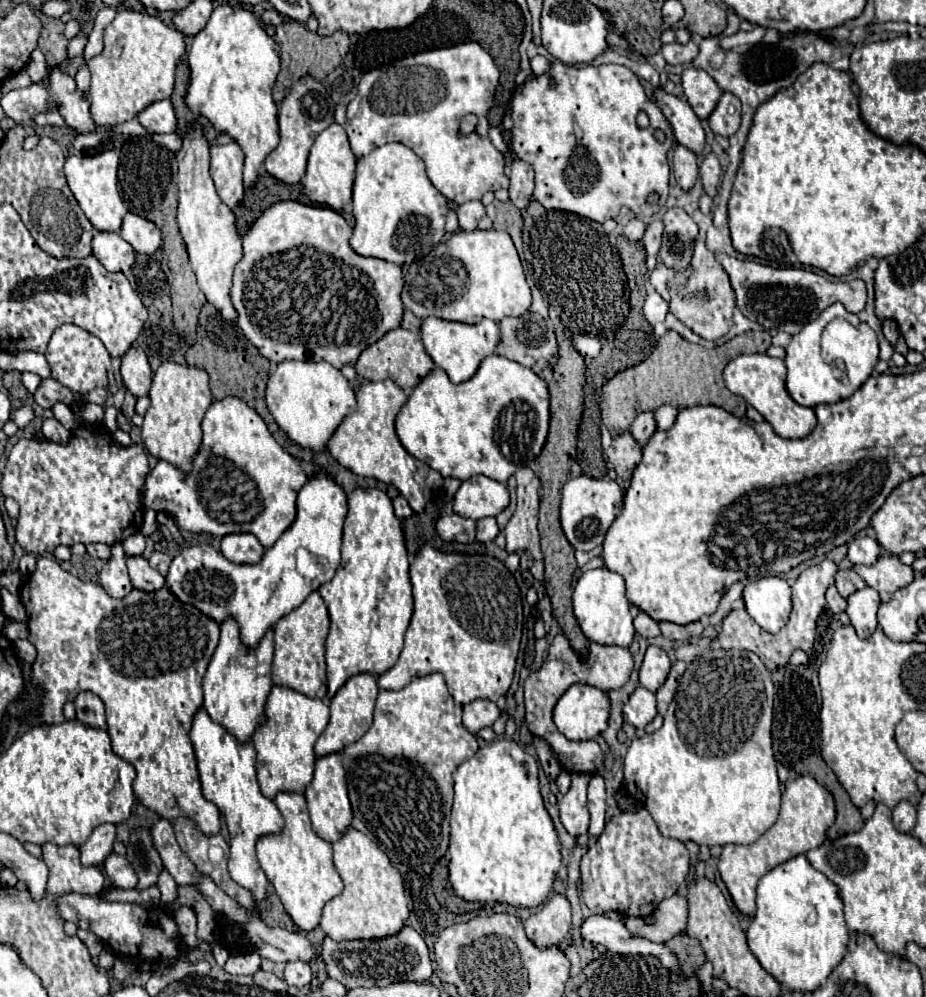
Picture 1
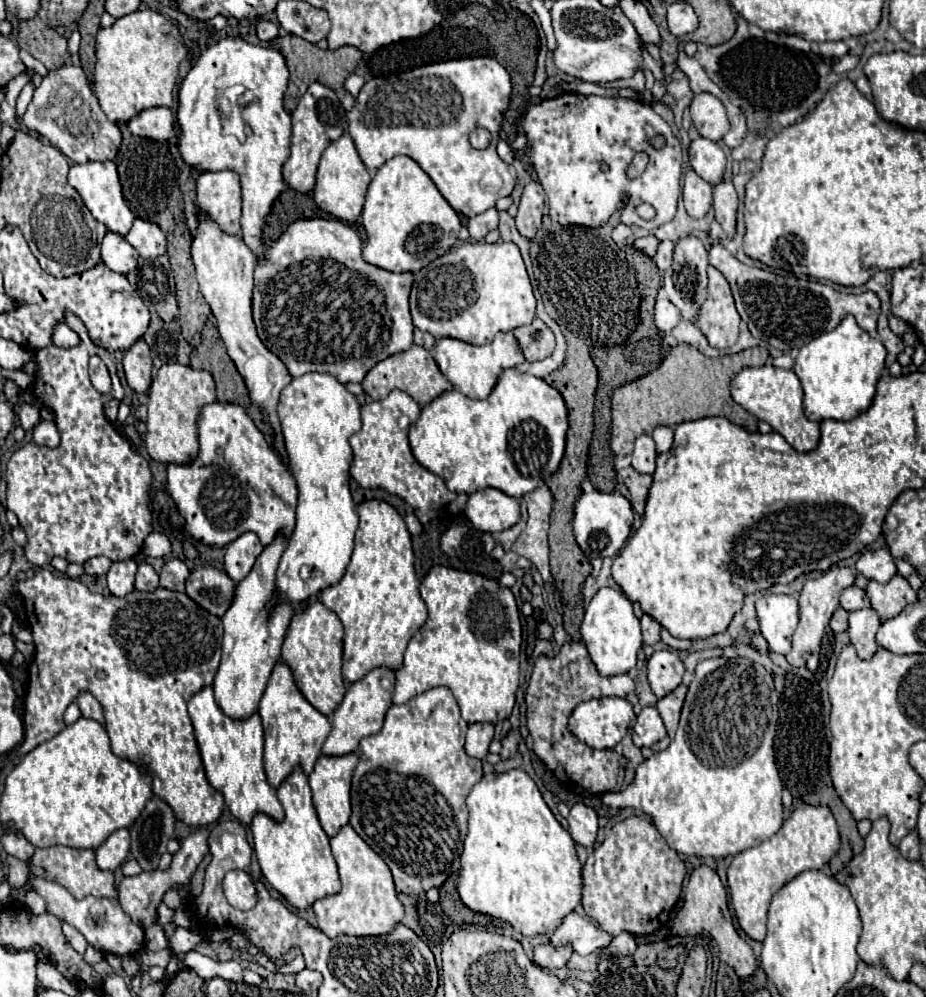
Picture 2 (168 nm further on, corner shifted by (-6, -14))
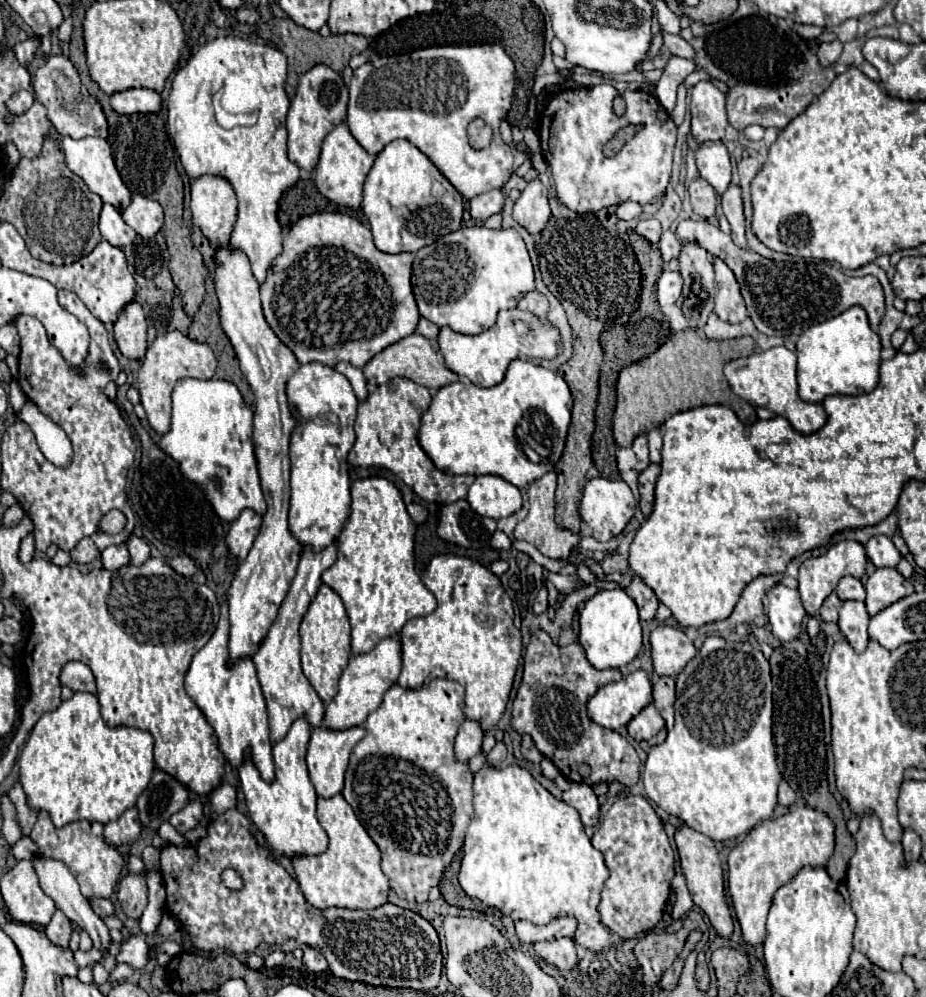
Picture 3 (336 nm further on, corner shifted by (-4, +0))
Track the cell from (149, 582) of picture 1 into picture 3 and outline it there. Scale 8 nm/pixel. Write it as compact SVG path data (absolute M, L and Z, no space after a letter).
M131 535L125 545L127 545L127 549L129 549L129 555L131 555L131 563L133 563L133 565L143 565L143 563L151 557L149 545L147 545L143 539L135 537L135 535Z

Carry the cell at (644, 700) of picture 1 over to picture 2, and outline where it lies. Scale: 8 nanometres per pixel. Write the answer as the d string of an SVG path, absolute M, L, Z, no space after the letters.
M645 707L633 725L633 743L637 747L651 747L665 737L665 725L655 707Z

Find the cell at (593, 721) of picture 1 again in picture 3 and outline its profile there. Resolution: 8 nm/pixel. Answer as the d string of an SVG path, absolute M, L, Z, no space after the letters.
M635 671L621 681L603 685L587 703L591 721L607 729L627 725L647 703L651 703L651 681L645 671Z

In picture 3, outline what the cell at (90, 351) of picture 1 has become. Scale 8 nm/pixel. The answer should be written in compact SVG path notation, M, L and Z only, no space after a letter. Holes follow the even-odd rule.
M57 291L59 303L83 321L89 329L91 343L85 363L77 369L55 349L45 333L45 327L33 317L19 317L15 321L21 337L21 355L19 355L19 385L25 391L27 399L33 401L45 415L49 415L73 443L73 459L67 467L55 467L39 451L33 431L25 423L13 423L3 435L1 443L1 489L17 497L25 515L33 521L35 549L45 551L55 543L63 551L75 549L83 537L93 537L99 551L109 545L121 545L129 539L135 529L135 513L125 497L125 479L127 471L135 459L135 443L129 431L129 425L121 417L117 405L109 401L103 393L105 385L121 373L119 361L111 349L107 329L97 321L85 303L71 291ZM105 361L111 373L103 373L97 363ZM25 375L25 385L23 385ZM121 507L127 515L127 525L121 533L109 535L103 533L99 523L107 511Z

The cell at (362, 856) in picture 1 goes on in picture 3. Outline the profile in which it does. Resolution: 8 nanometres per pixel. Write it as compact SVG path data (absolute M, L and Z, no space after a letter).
M341 795L319 799L317 819L329 835L329 849L319 857L293 859L297 881L305 899L321 911L329 907L377 909L385 905L389 895L389 879L381 869L381 851L359 823L351 805Z

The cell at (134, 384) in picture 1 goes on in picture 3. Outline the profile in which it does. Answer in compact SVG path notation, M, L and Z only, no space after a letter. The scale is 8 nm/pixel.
M135 301L115 321L115 341L123 357L141 361L147 353L147 323L141 305Z

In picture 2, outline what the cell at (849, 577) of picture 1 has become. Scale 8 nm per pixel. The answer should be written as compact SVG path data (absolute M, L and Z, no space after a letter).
M847 587L843 593L841 593L841 607L845 611L857 611L857 609L865 609L869 607L869 597L863 589L859 587Z

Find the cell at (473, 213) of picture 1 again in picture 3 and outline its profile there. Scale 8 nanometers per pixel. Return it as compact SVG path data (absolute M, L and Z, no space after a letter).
M499 189L481 193L469 201L469 211L475 221L485 221L487 217L501 213L503 209L503 193Z

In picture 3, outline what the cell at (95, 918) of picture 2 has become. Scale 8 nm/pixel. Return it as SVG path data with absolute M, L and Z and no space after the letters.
M91 897L89 903L91 903L91 909L93 909L101 919L105 919L105 917L109 917L109 915L115 915L115 903L113 903L111 899L107 899L107 897Z

